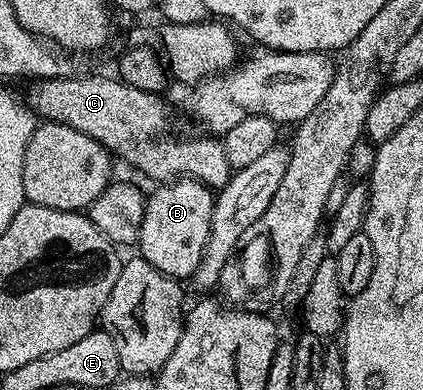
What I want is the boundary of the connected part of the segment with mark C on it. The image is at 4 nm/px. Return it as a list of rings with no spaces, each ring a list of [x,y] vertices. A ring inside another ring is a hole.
[[[57,76],[51,80],[31,83],[28,107],[35,117],[46,122],[72,126],[88,138],[96,138],[115,157],[127,160],[138,172],[153,182],[169,182],[183,176],[199,180],[211,190],[223,188],[229,182],[232,169],[224,158],[221,139],[210,134],[173,136],[168,132],[170,108],[156,92],[136,90],[110,76]]]

